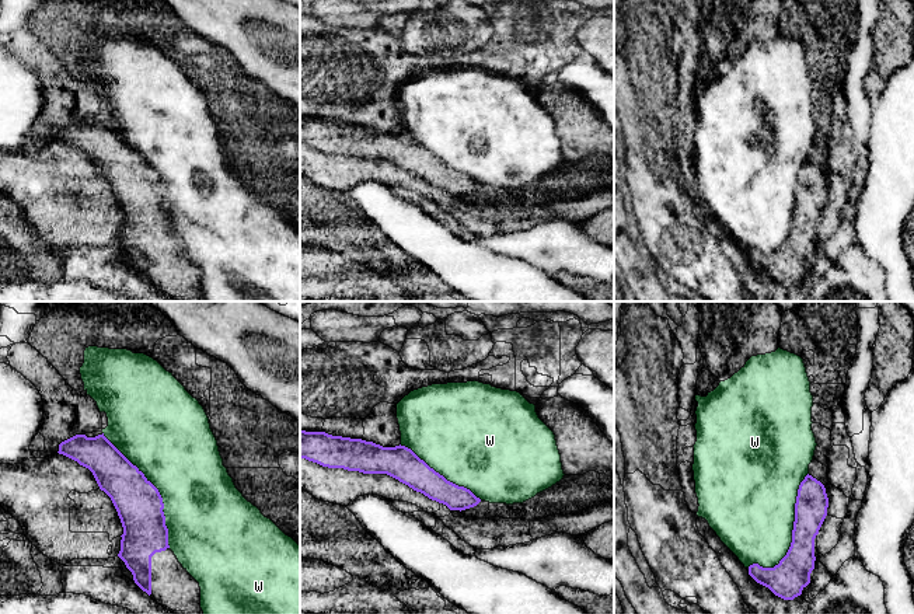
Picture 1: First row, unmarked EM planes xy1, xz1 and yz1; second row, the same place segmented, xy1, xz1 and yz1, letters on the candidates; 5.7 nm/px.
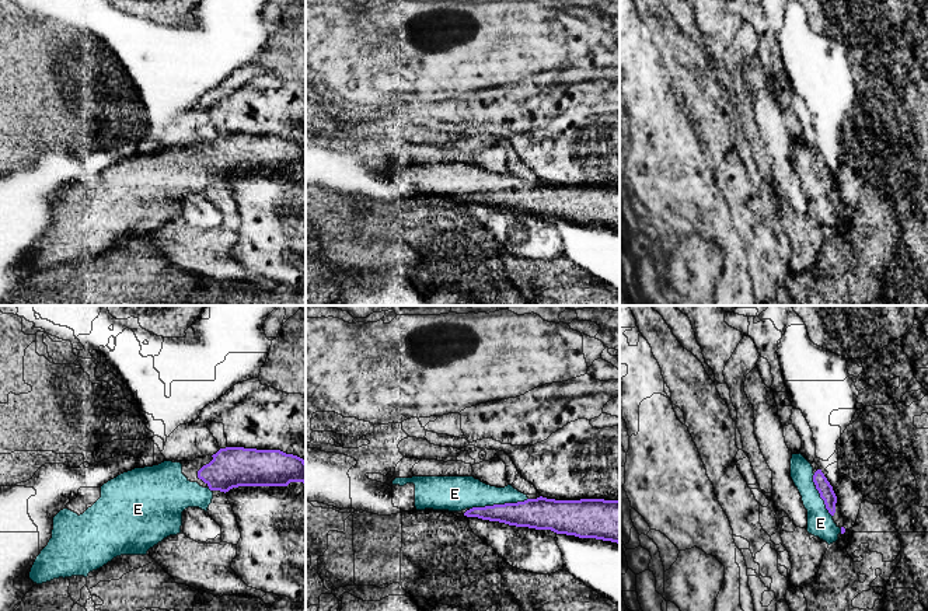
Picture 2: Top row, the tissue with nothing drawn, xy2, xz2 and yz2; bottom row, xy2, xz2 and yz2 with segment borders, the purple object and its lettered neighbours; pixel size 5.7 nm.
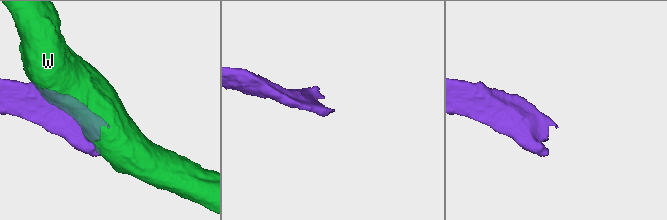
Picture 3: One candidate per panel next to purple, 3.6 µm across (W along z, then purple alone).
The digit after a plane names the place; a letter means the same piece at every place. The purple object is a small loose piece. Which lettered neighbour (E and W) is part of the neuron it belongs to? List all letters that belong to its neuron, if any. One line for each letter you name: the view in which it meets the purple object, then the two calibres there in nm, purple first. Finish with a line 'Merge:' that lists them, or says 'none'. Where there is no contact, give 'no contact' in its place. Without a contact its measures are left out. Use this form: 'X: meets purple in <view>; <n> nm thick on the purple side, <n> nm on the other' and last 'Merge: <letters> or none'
E: meets purple in xz2; 180 nm thick on the purple side, 200 nm on the other
Merge: E

